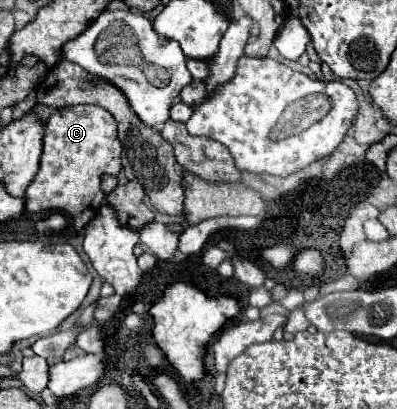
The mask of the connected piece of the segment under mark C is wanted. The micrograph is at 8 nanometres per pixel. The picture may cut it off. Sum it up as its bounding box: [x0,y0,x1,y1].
[24,105,122,231]

